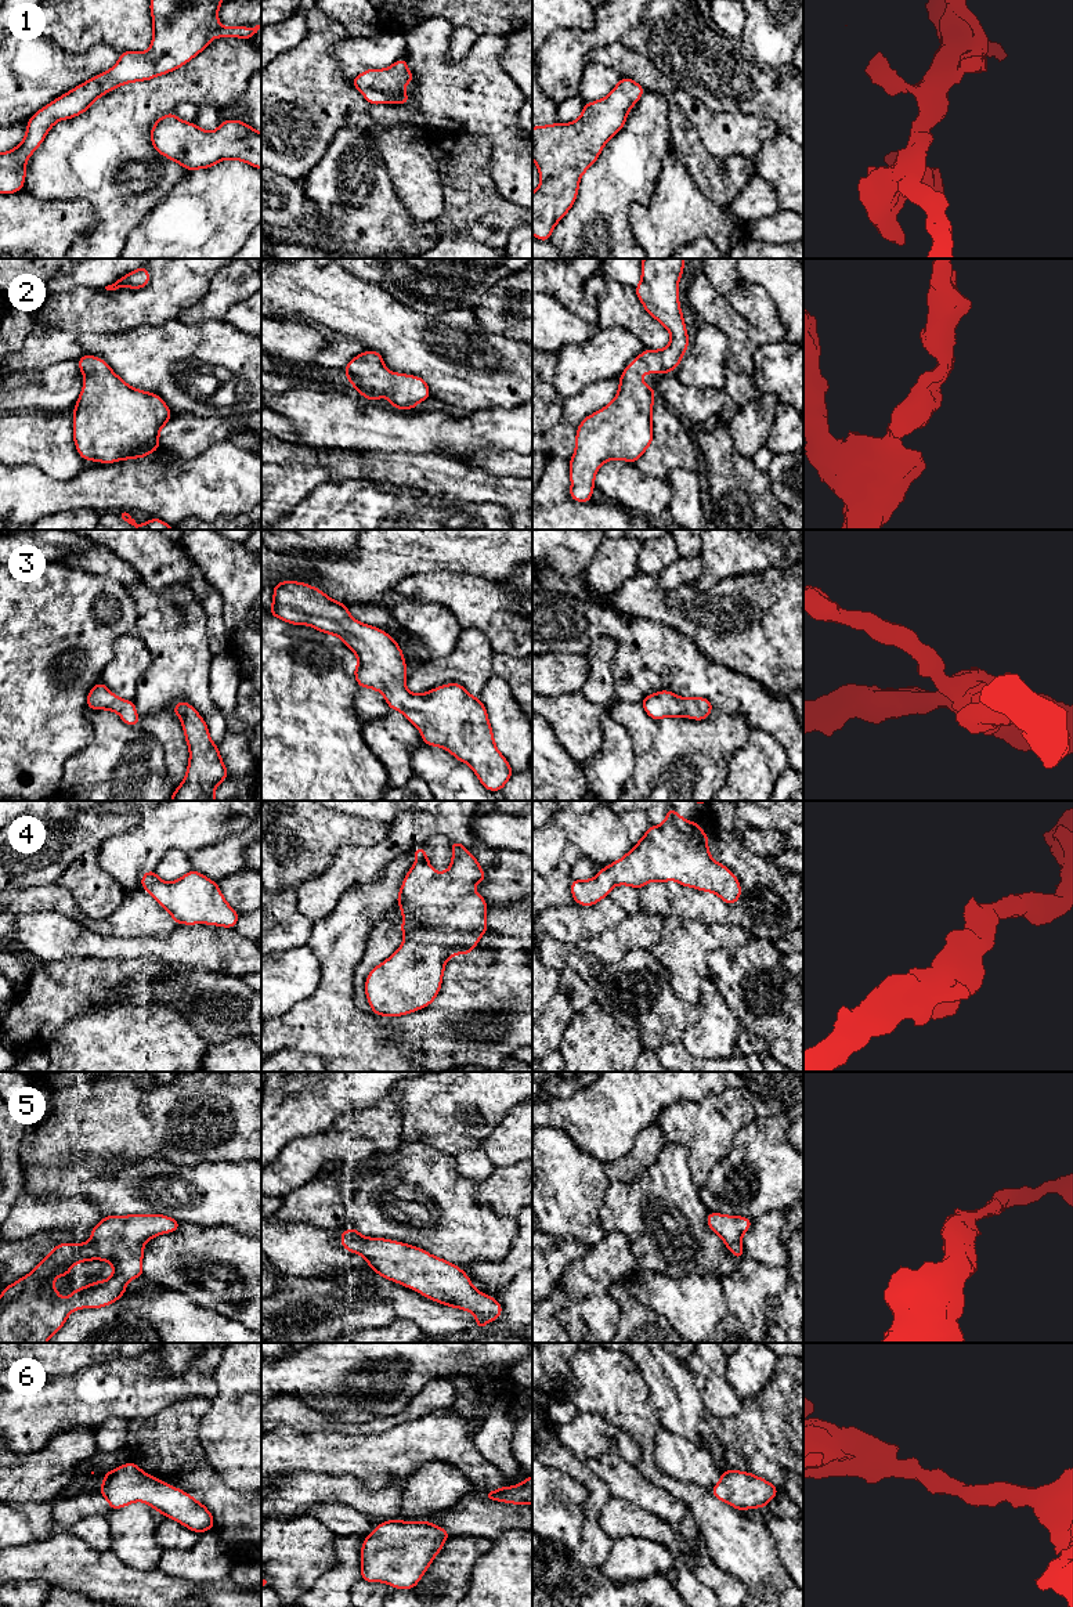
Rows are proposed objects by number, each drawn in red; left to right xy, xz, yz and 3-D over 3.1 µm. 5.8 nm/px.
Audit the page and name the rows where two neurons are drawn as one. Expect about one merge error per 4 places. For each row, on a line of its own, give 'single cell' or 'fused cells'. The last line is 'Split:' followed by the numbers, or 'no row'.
1: single cell
2: single cell
3: single cell
4: single cell
5: single cell
6: single cell
Split: no row

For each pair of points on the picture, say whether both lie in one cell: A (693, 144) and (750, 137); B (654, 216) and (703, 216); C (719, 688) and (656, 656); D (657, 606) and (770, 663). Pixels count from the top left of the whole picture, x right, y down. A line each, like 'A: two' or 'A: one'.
A: two
B: one
C: one
D: one

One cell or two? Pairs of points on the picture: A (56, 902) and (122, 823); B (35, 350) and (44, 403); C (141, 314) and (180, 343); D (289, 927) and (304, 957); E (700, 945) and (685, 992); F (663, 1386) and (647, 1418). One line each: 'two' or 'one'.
A: two
B: two
C: two
D: two
E: one
F: two

